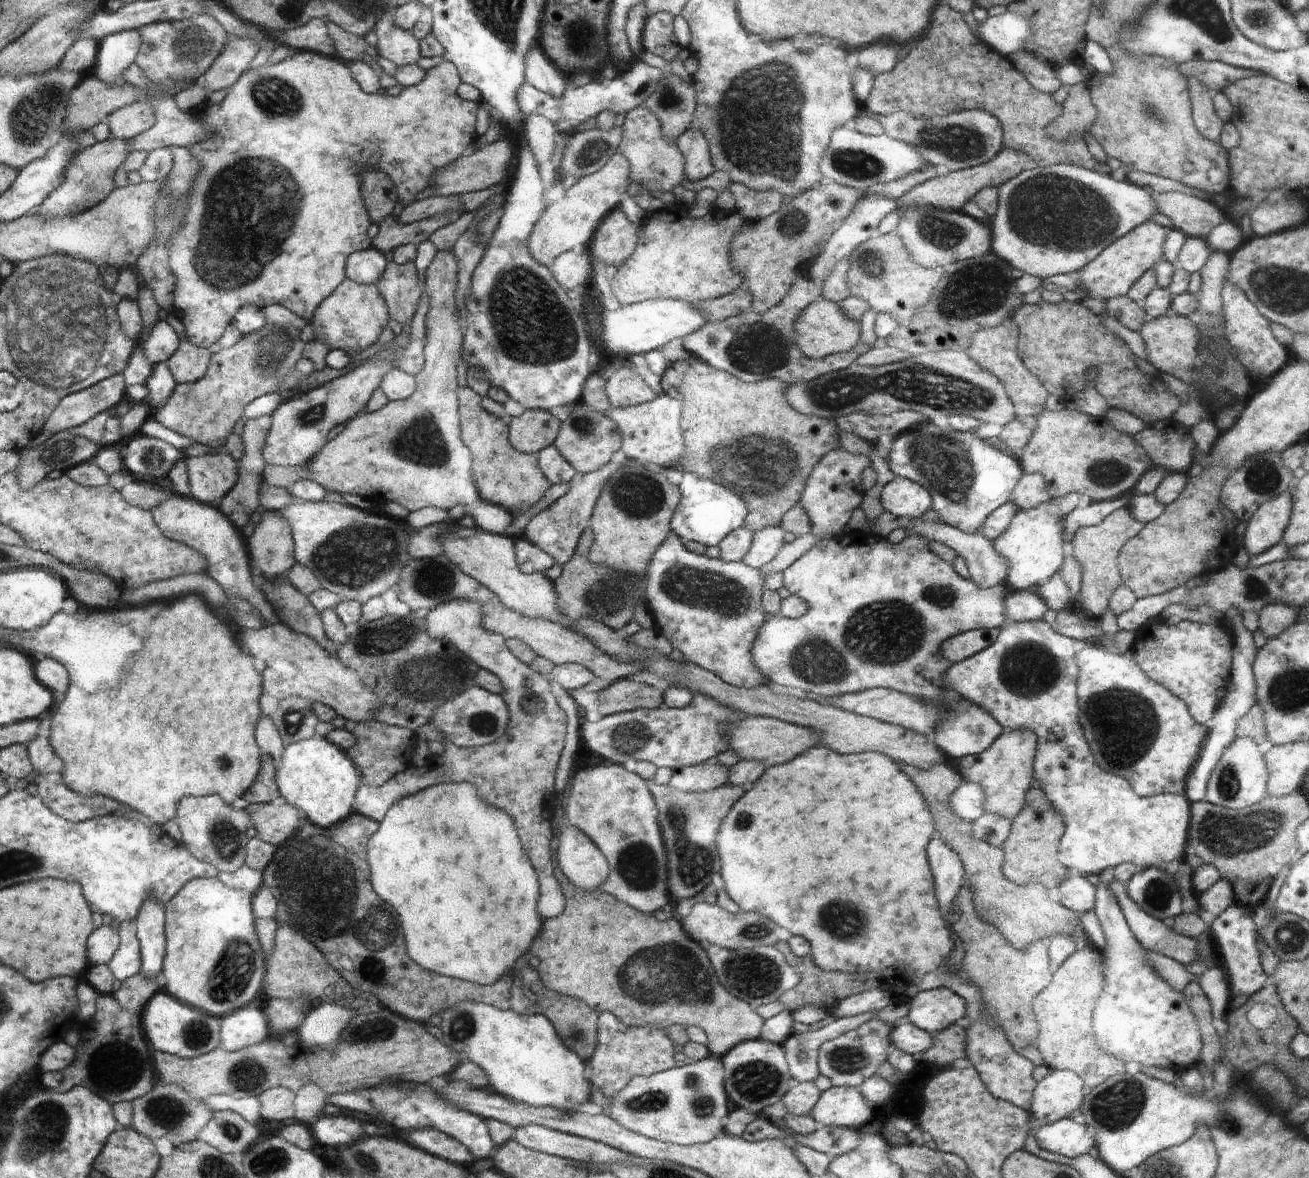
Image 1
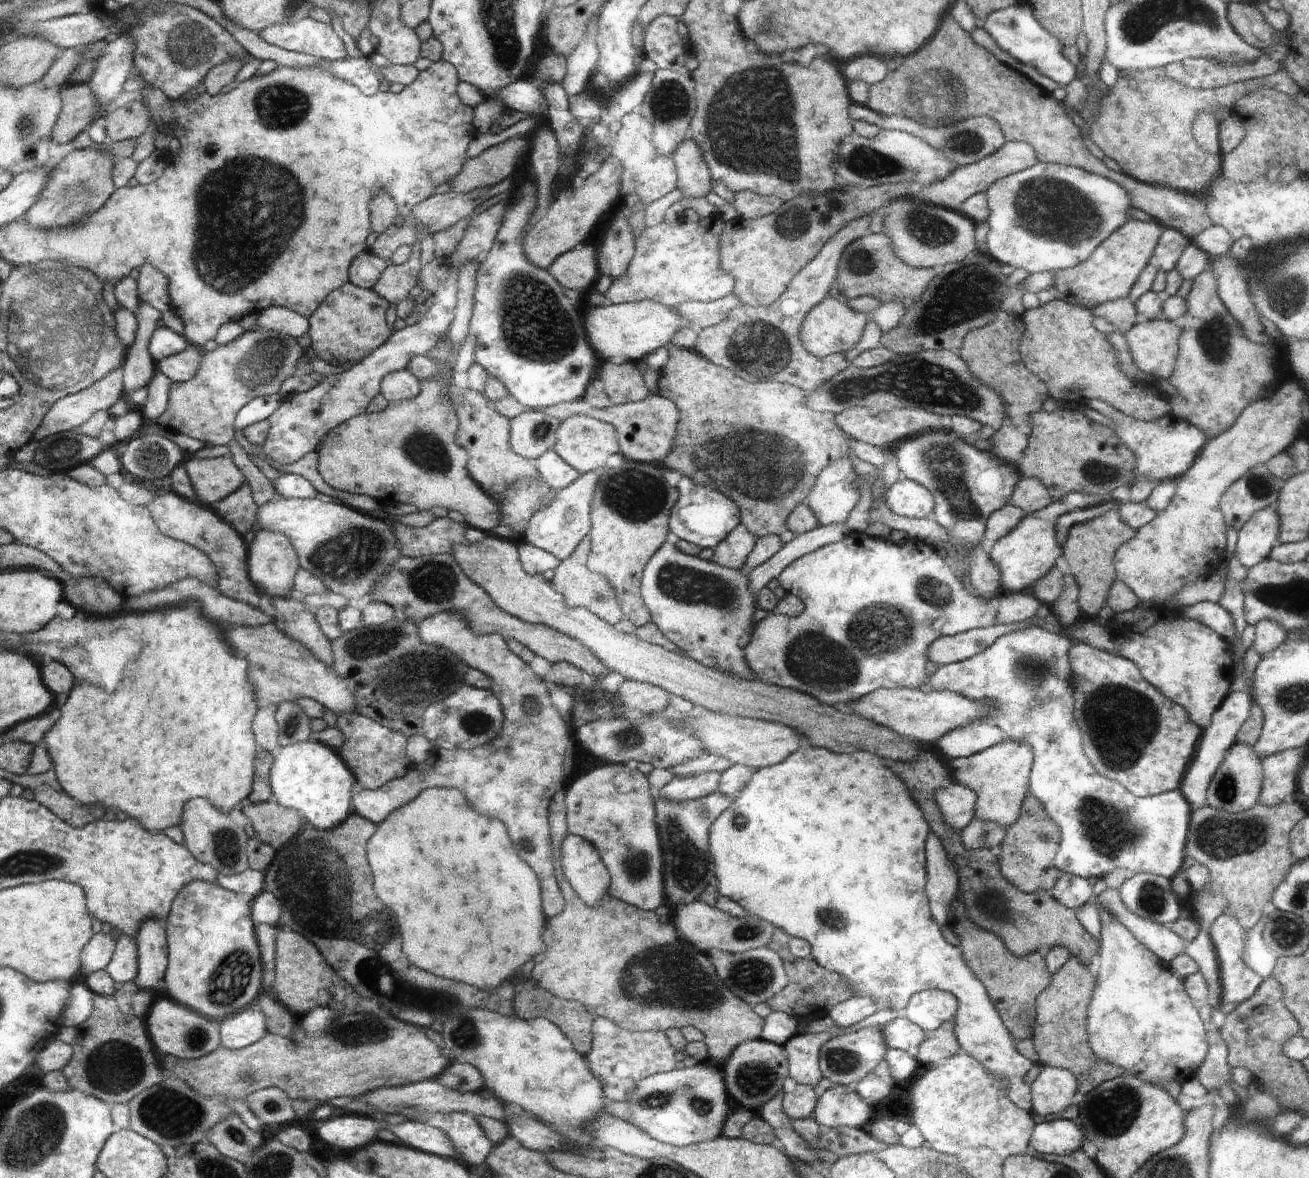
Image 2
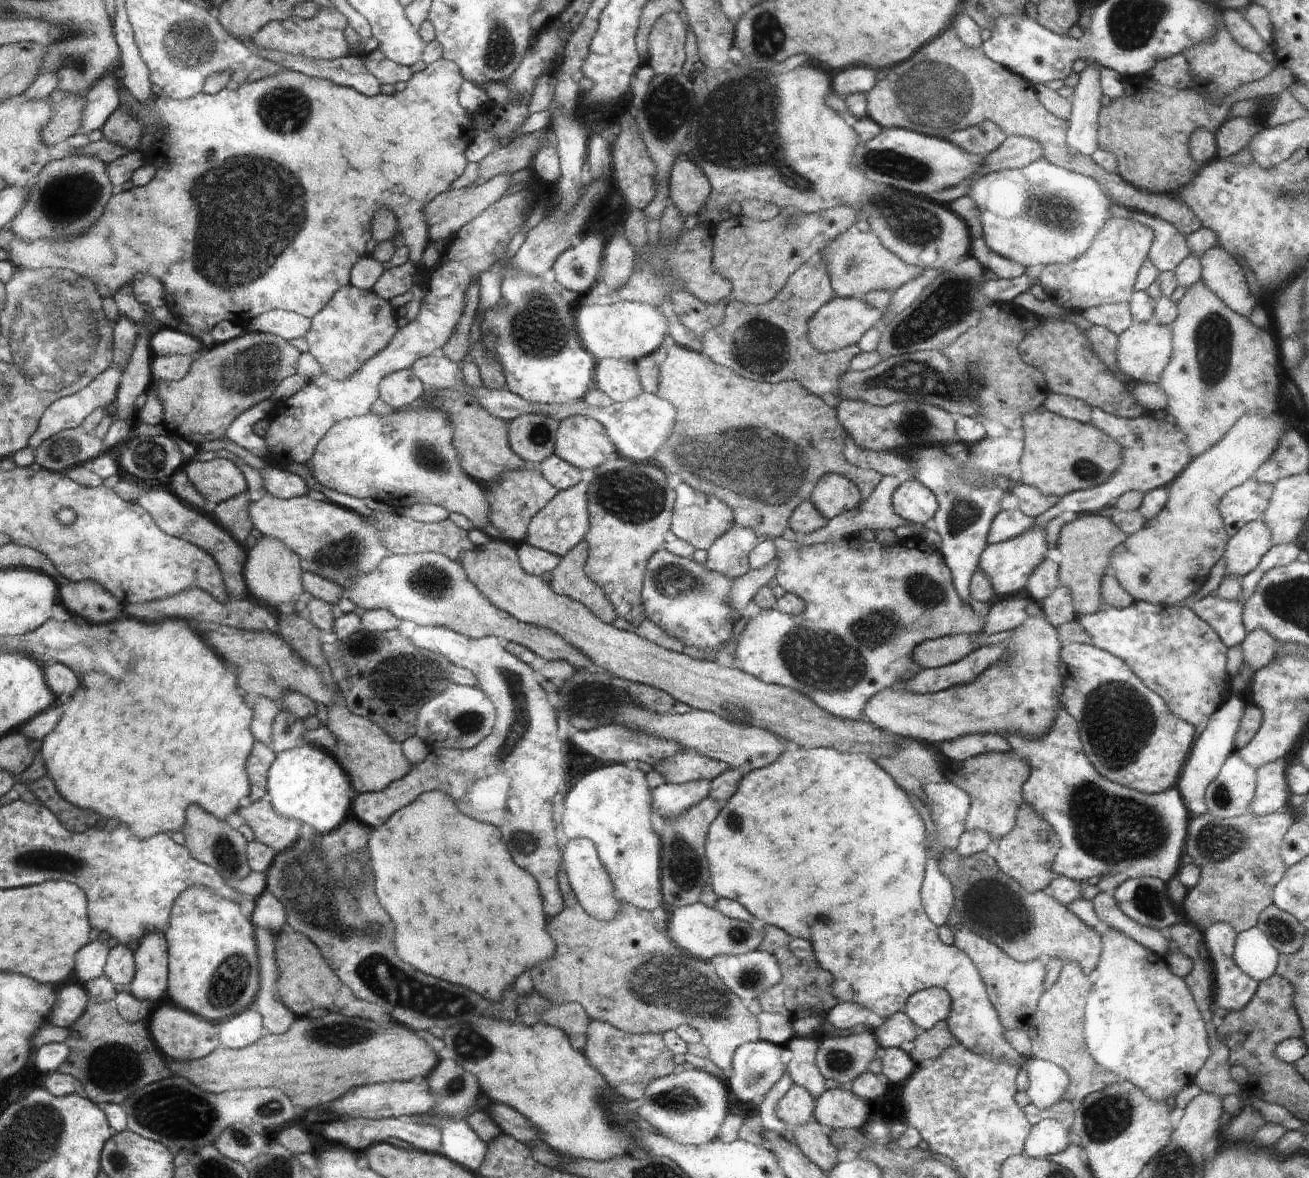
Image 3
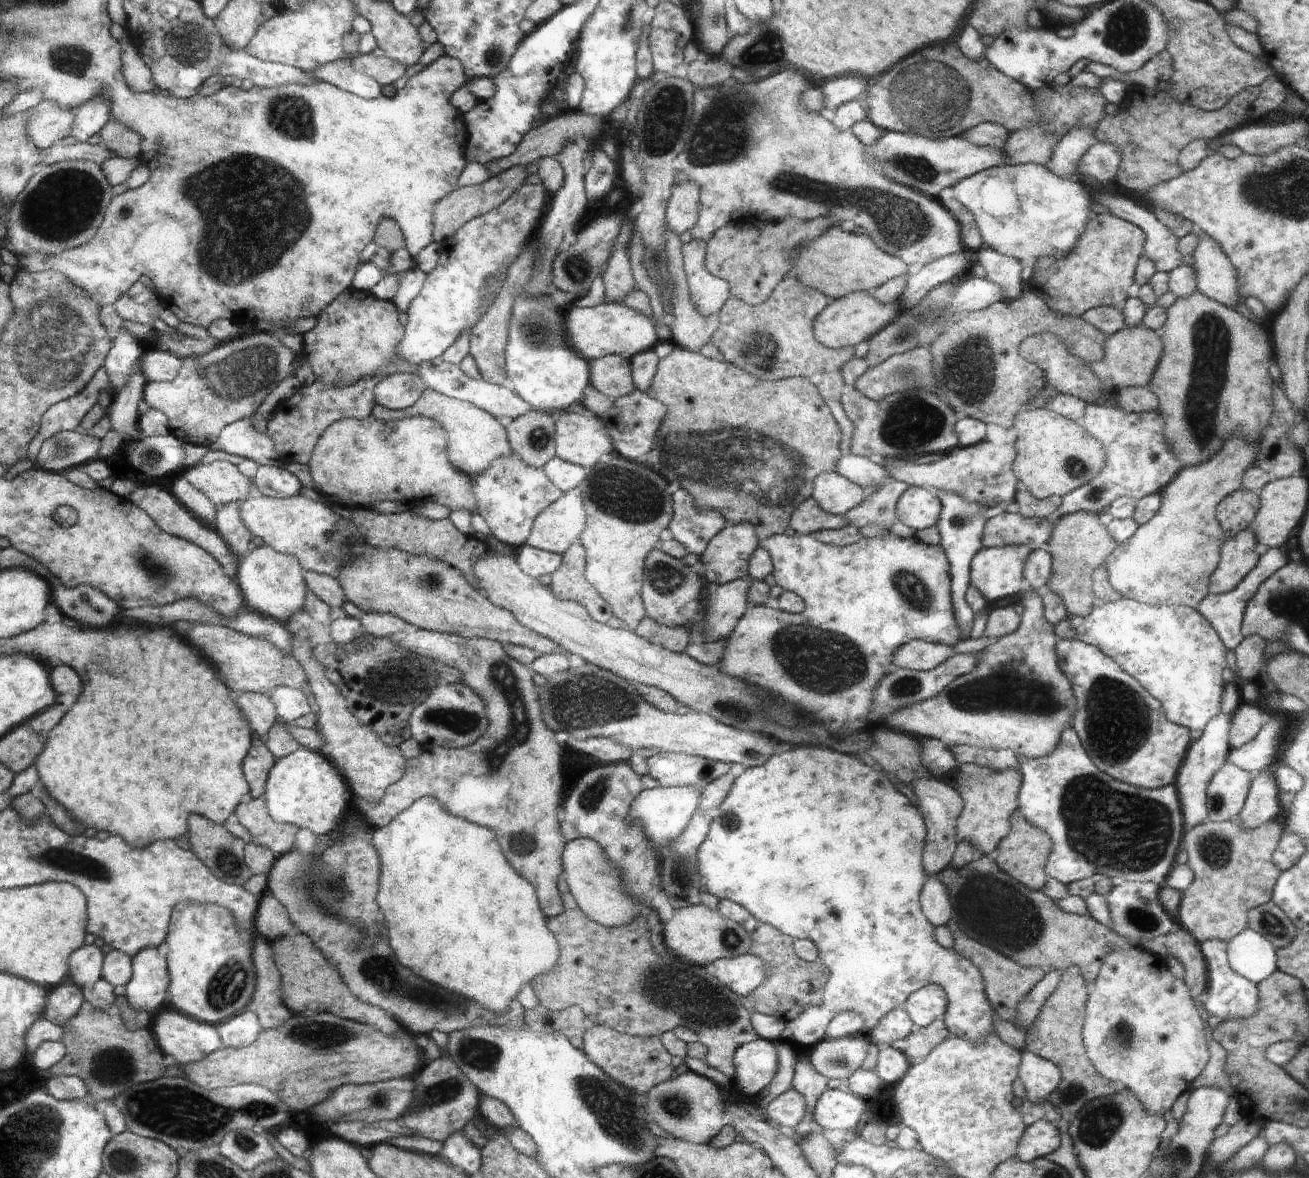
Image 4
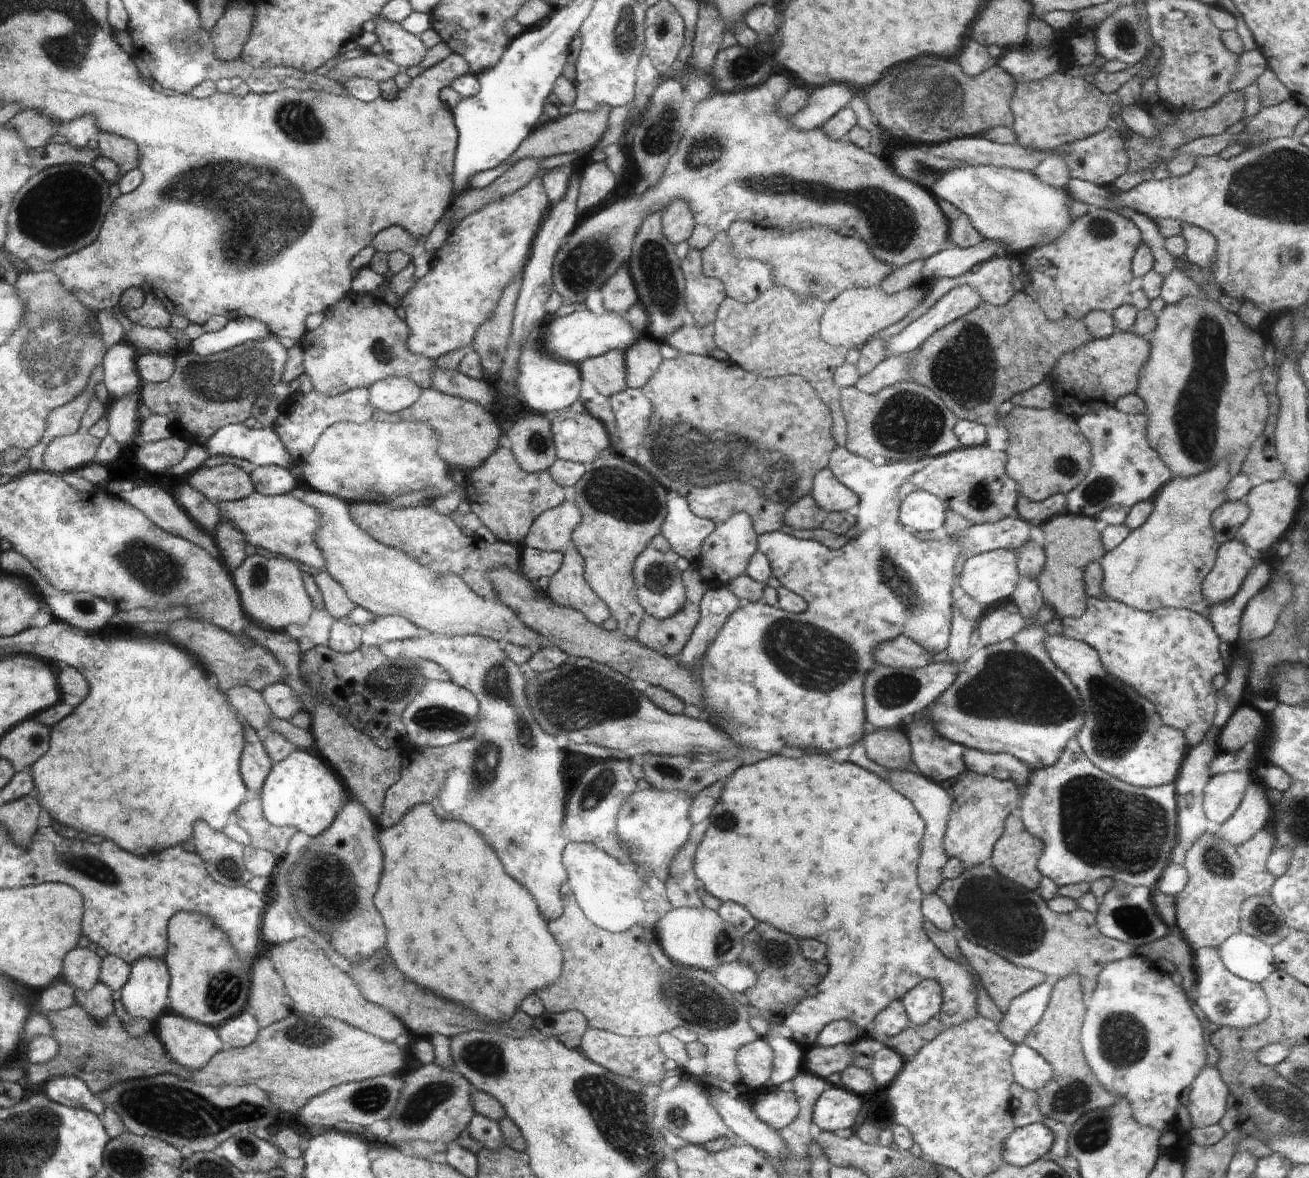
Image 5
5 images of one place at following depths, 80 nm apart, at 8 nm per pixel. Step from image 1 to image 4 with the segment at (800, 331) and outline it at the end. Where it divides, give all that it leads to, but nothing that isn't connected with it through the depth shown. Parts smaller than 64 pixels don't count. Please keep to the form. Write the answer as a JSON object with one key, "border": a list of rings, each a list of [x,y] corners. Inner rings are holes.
{"border":[[[858,291],[833,299],[817,316],[813,324],[814,338],[825,347],[841,349],[855,347],[864,339],[870,339],[881,328],[884,328],[902,309],[899,298],[890,304],[882,304],[868,293]]]}

